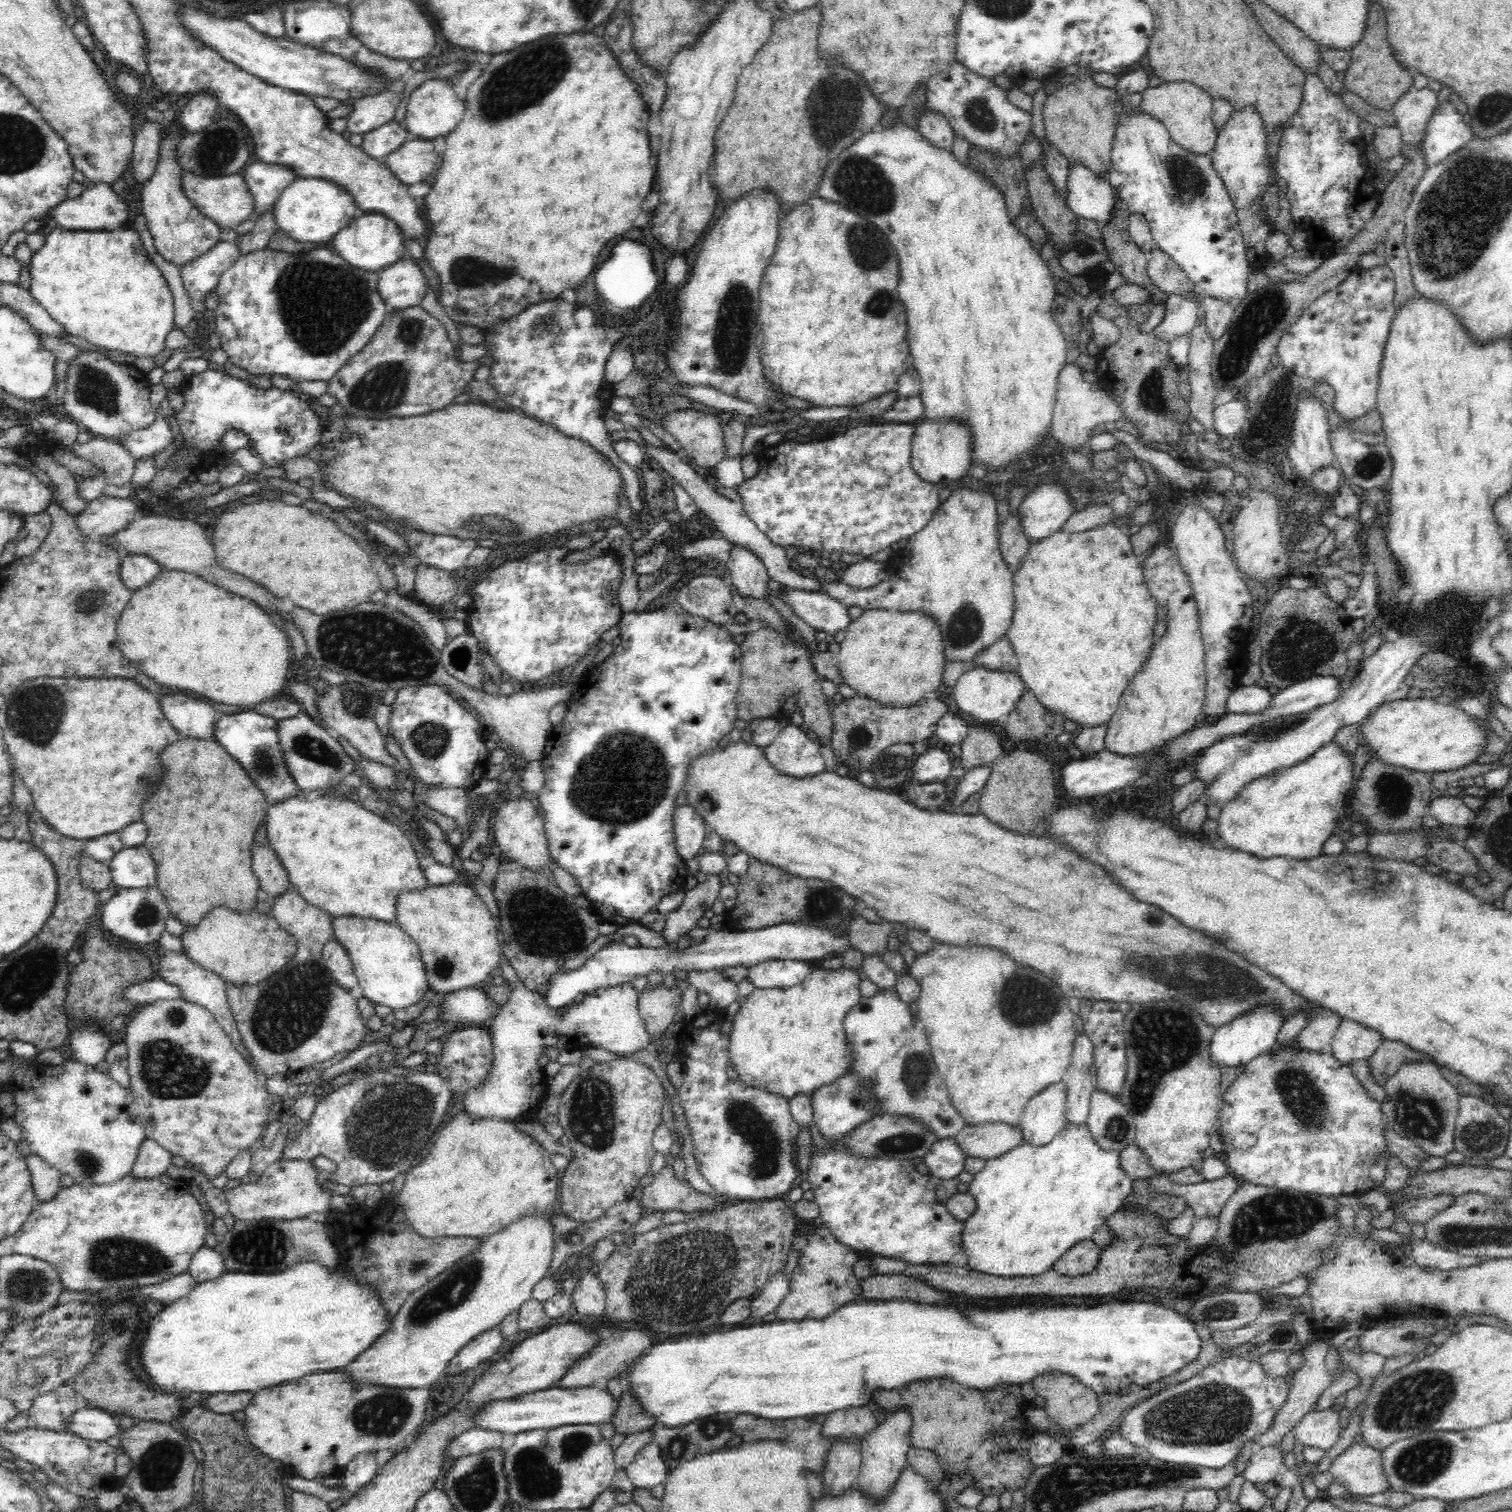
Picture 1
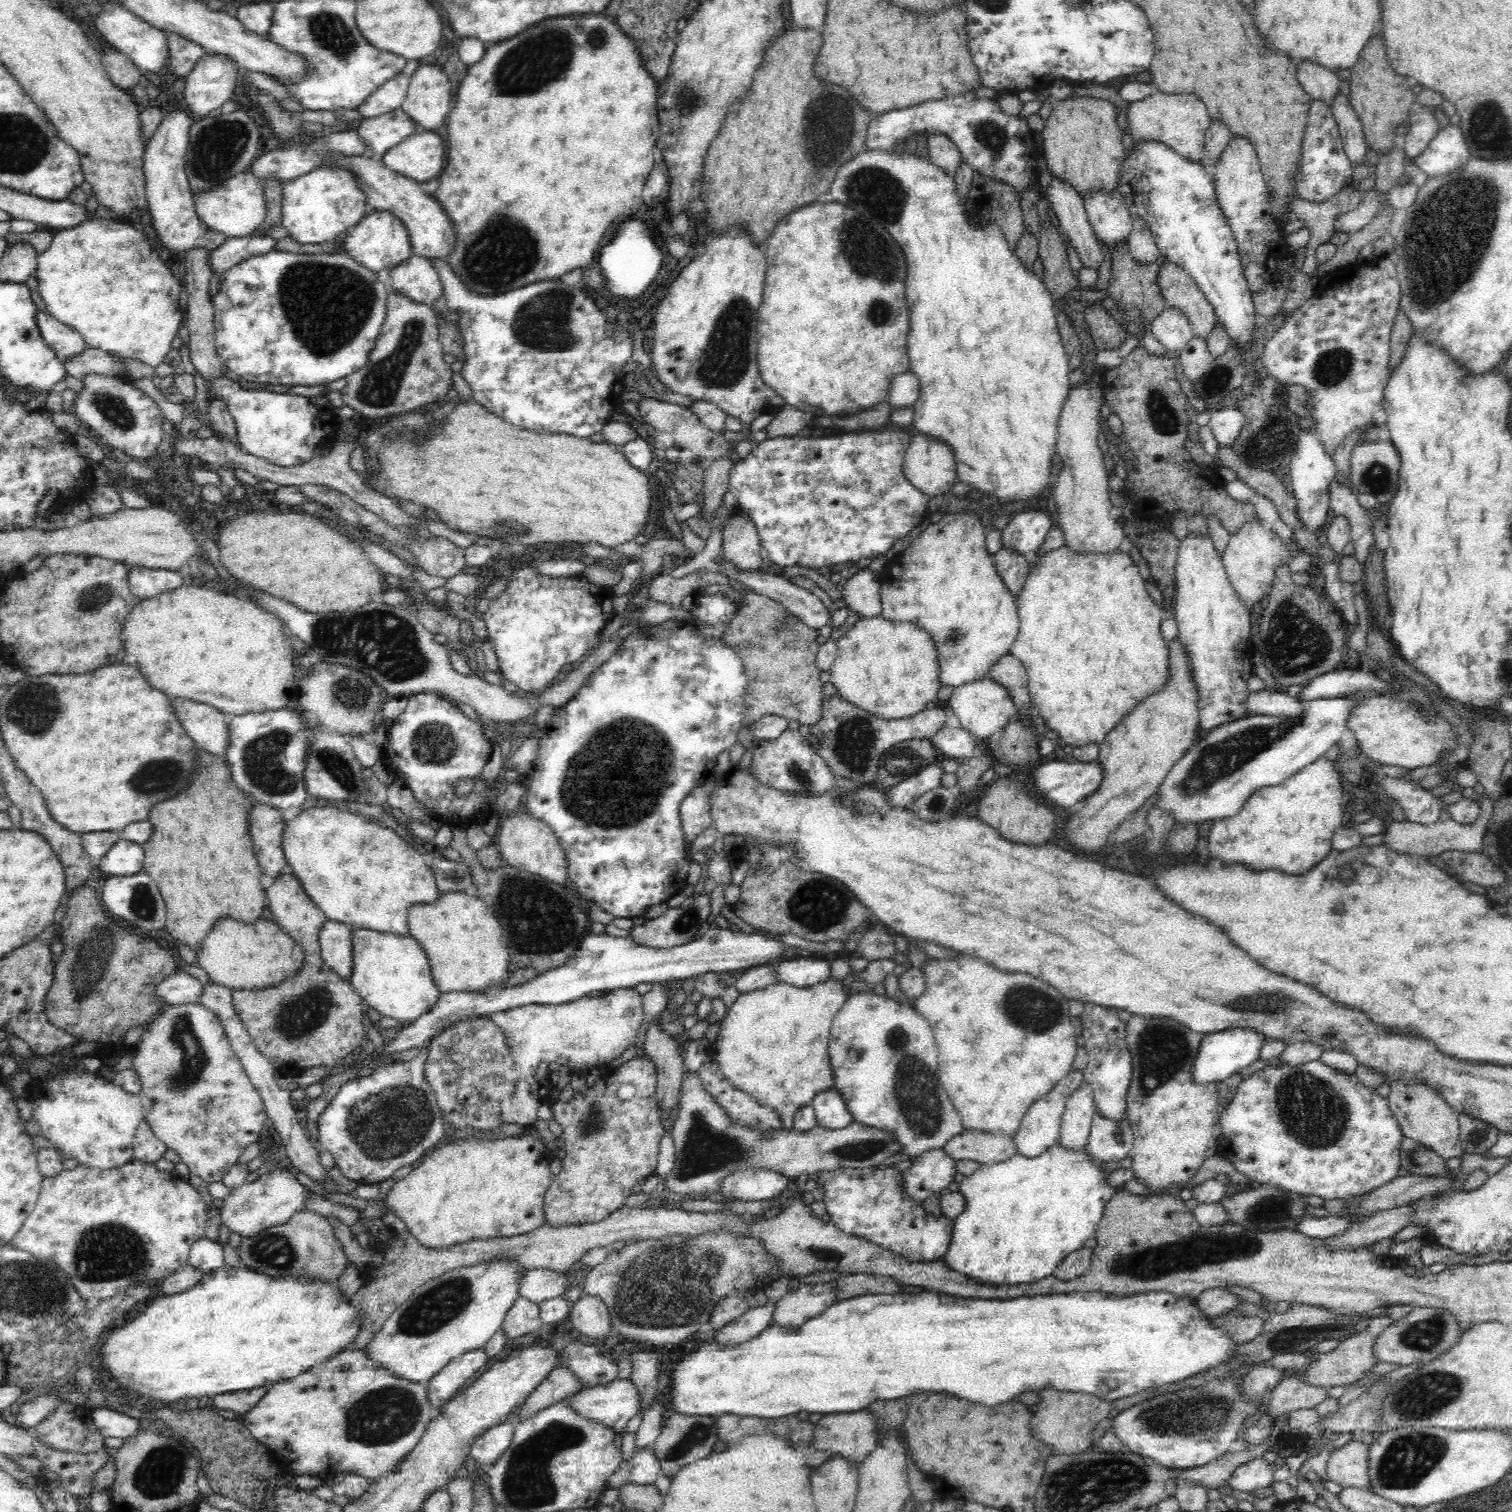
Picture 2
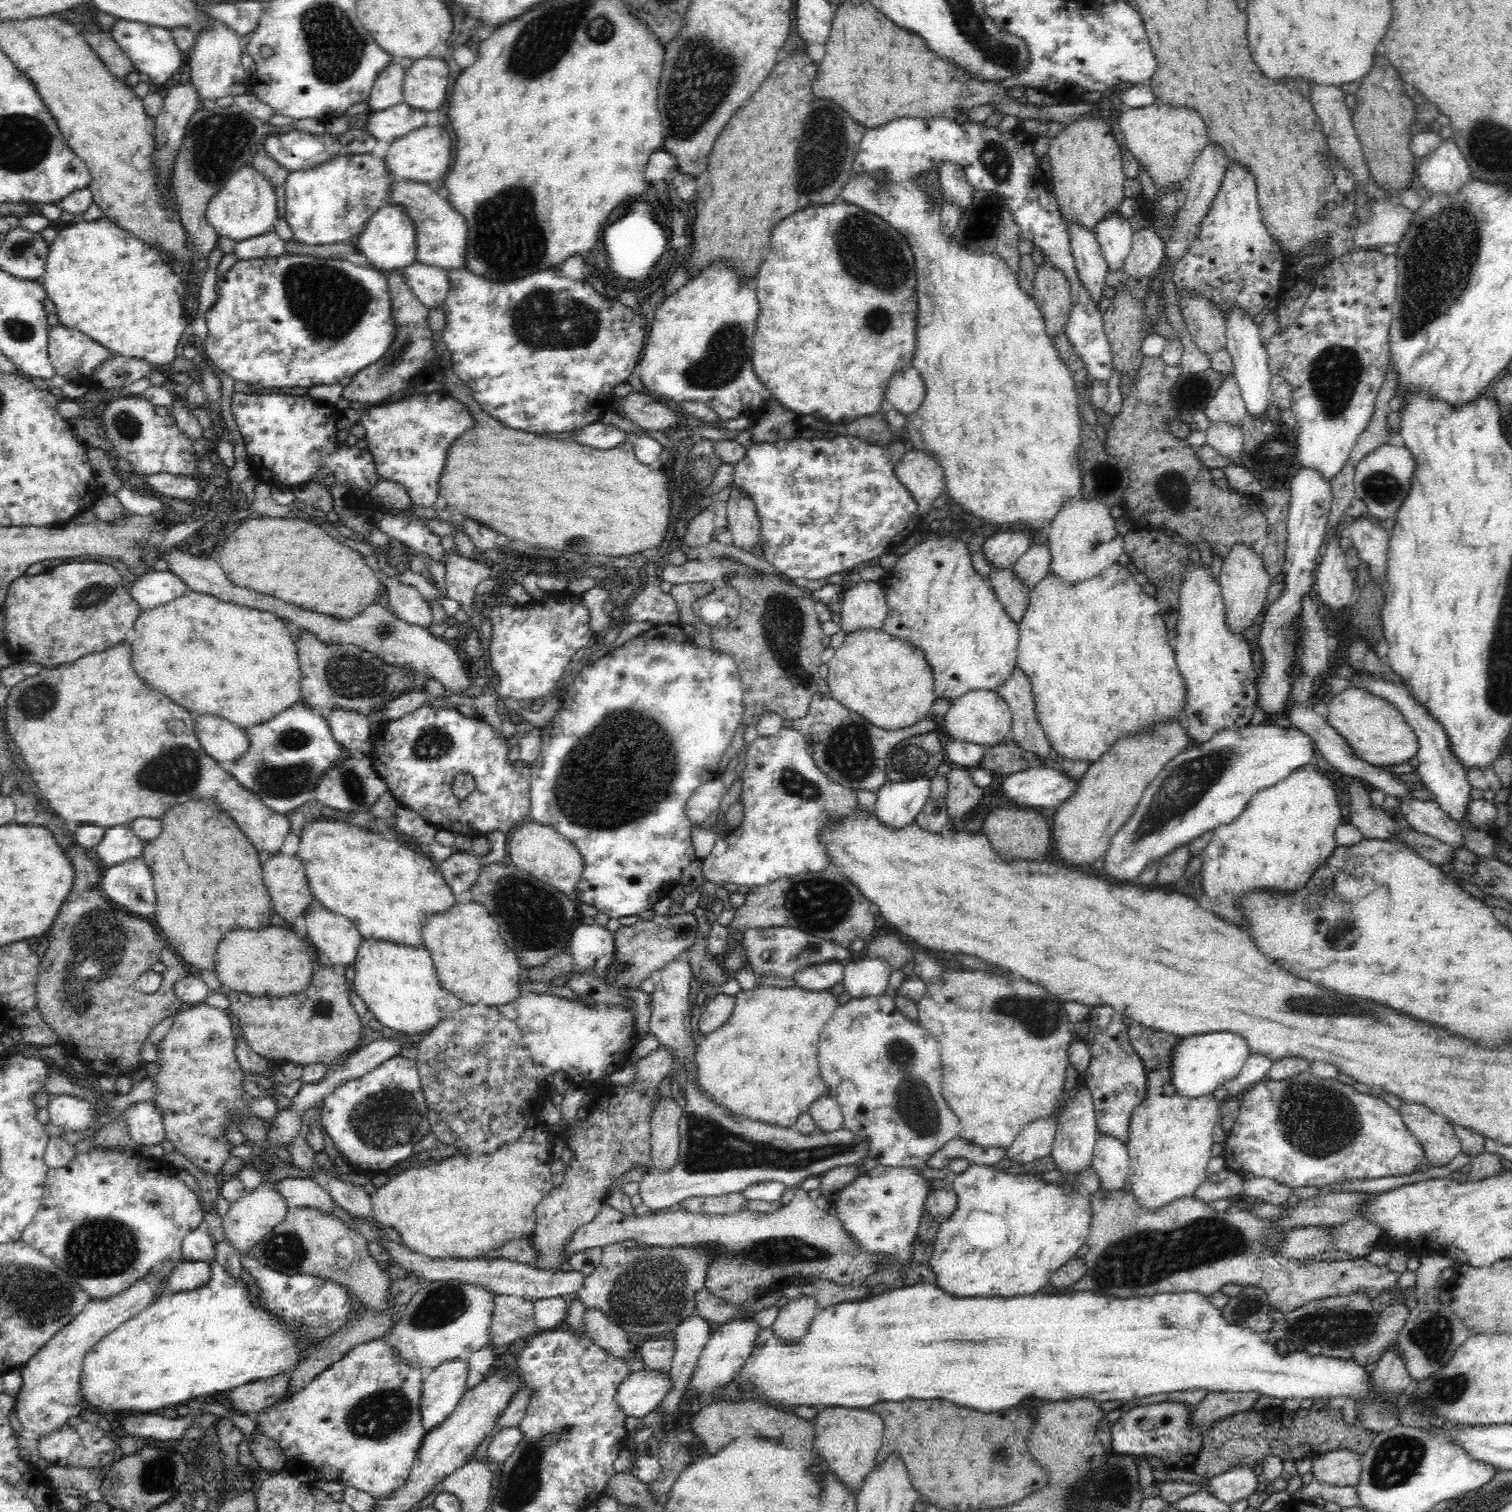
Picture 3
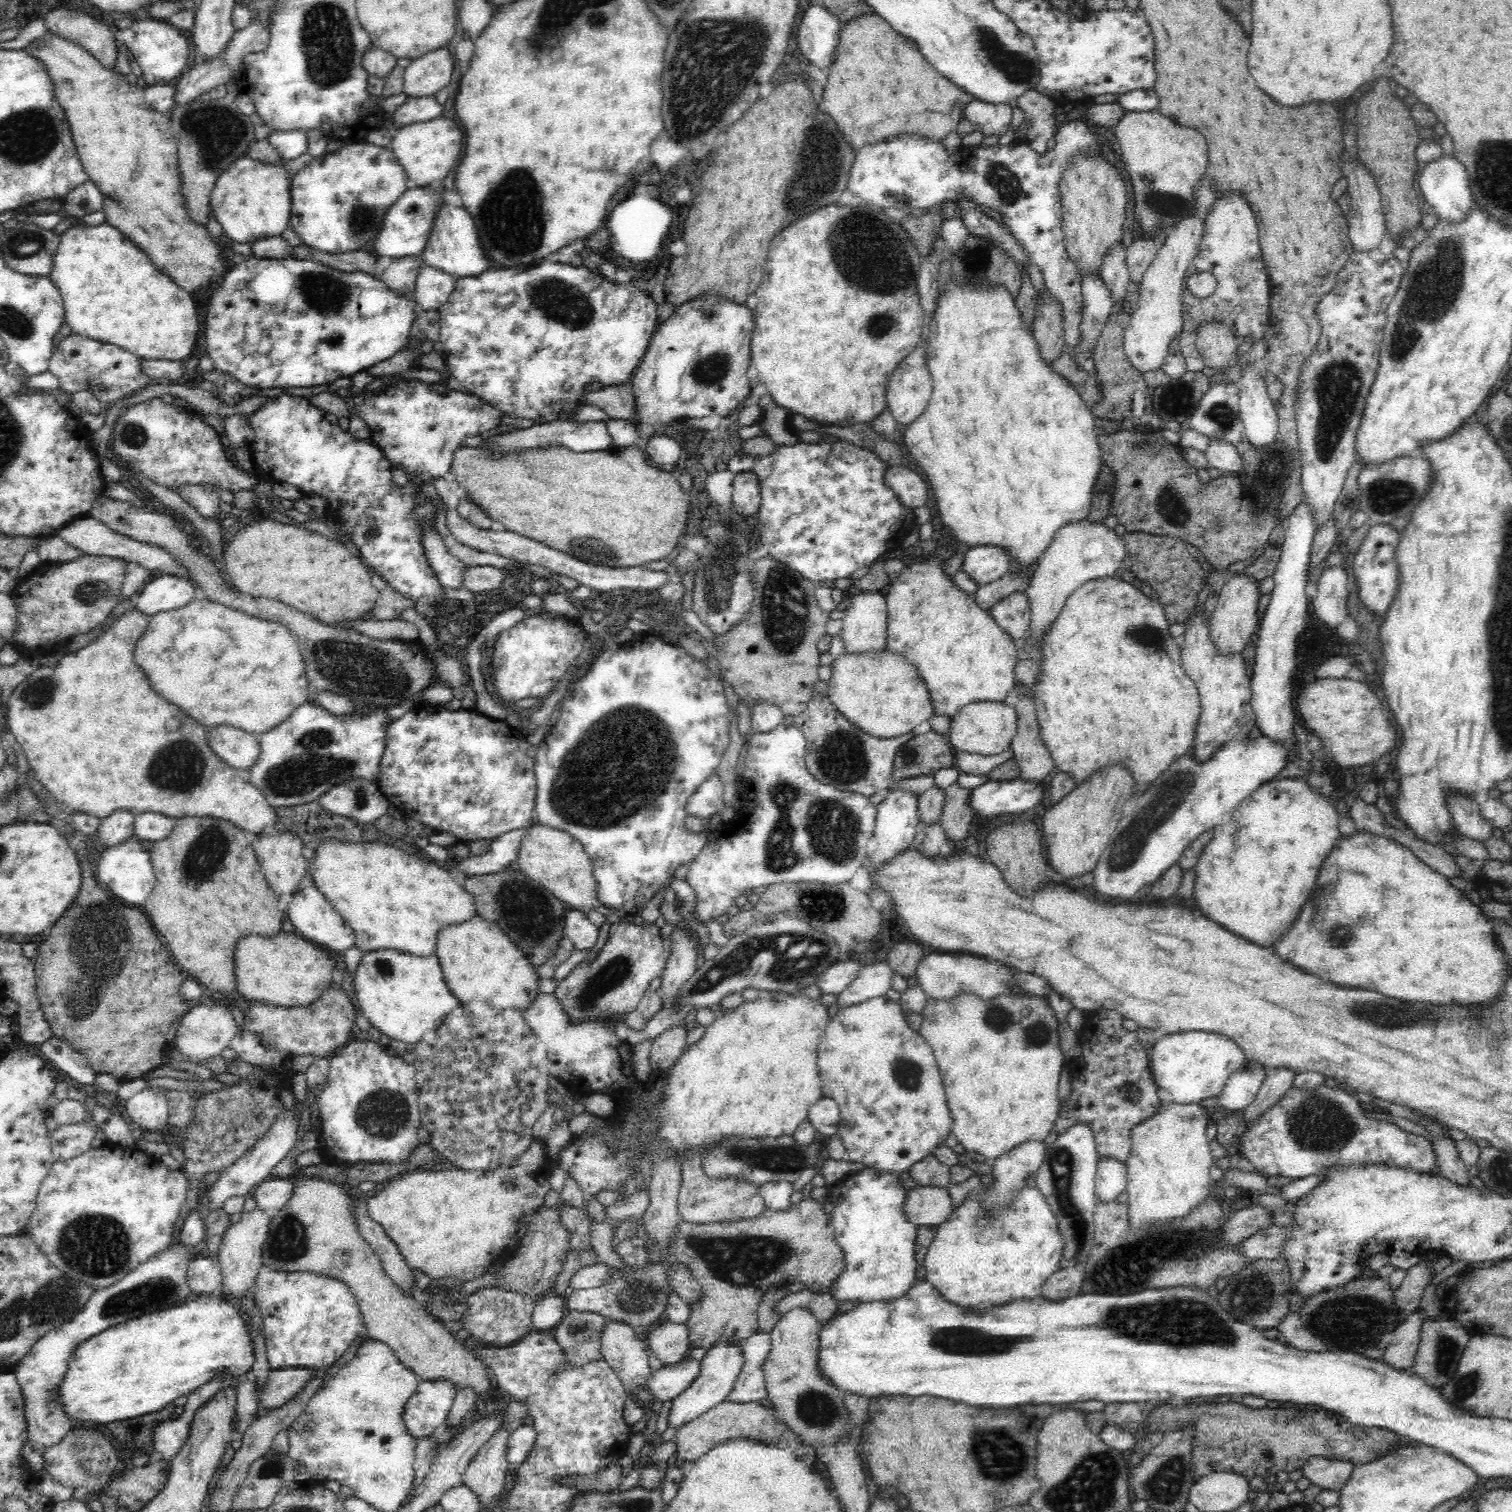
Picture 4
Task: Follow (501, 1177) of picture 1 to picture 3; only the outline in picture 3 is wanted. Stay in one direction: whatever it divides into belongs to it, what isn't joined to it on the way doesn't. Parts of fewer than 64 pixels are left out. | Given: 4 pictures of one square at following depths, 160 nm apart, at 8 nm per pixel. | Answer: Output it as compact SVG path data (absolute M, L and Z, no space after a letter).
M542 1128L526 1129L516 1142L503 1144L487 1155L447 1157L432 1166L413 1167L391 1177L371 1193L374 1218L394 1229L410 1251L435 1259L476 1259L516 1239L528 1239L535 1229L536 1205L552 1189L553 1144Z

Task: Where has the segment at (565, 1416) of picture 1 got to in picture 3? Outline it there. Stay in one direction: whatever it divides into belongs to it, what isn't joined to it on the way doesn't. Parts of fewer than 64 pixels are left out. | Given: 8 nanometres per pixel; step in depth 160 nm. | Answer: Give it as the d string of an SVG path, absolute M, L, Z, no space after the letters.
M643 1369L634 1371L625 1378L619 1386L615 1396L615 1401L621 1406L626 1416L636 1416L643 1418L656 1407L660 1406L665 1400L665 1396L673 1389L673 1380L669 1372L660 1372L659 1370Z

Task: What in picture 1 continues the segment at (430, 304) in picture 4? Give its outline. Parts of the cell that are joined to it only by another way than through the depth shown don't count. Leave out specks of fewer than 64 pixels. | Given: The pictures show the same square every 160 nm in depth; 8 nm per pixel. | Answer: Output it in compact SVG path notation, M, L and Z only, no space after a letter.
M402 258L379 272L378 290L388 313L421 304L429 288L414 258Z

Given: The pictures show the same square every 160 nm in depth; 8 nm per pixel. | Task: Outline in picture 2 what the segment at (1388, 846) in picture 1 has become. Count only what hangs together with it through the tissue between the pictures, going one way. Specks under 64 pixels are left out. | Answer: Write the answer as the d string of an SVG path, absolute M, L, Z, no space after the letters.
M1481 795L1477 797L1478 803L1482 808L1482 814L1478 817L1478 820L1469 825L1463 825L1455 820L1438 820L1434 824L1423 826L1410 821L1394 821L1385 830L1385 845L1392 849L1394 852L1400 854L1414 854L1420 855L1425 858L1430 855L1442 855L1446 851L1464 851L1471 853L1483 852L1483 839L1485 832L1488 828L1488 821L1490 820L1493 803L1488 797Z

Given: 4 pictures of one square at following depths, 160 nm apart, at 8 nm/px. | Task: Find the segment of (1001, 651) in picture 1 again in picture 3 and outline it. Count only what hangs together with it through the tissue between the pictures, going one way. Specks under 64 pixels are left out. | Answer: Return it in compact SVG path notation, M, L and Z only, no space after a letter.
M1016 666L996 692L1012 713L1009 739L1023 751L1033 752L1039 762L1048 760L1053 748L1038 722L1031 683L1024 671Z

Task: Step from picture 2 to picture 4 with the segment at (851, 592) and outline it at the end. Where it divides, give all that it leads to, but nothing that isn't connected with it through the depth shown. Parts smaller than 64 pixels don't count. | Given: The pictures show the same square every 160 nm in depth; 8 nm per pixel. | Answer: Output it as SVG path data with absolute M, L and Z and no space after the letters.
M862 592L854 596L843 619L839 635L844 641L844 653L859 655L887 648L887 606L882 594Z

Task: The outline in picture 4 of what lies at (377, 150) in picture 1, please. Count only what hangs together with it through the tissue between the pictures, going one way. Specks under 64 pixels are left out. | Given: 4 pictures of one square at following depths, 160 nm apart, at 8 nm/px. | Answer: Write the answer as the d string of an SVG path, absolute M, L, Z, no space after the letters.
M434 95L419 98L407 97L407 100L393 114L393 118L394 122L406 127L410 123L438 118L442 114L442 110L444 110L444 106L439 104Z

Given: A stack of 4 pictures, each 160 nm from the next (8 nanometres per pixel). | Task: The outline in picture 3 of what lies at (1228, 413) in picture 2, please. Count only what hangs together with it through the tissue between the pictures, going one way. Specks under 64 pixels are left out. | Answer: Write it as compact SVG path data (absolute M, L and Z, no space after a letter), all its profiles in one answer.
M1226 423L1209 426L1205 444L1211 446L1224 458L1226 464L1237 464L1242 456L1242 431L1238 427Z

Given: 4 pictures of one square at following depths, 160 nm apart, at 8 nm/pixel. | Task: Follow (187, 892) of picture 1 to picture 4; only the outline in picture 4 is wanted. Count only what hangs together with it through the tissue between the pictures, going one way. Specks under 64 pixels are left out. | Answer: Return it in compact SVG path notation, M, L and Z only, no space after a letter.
M181 816L176 819L176 826L168 835L168 838L160 839L155 842L154 846L149 850L154 878L156 879L152 892L144 900L141 906L144 914L152 921L153 929L156 930L161 937L165 938L165 944L168 945L174 963L180 969L184 968L194 981L203 984L206 990L219 992L226 996L236 996L237 978L234 972L234 962L232 962L232 954L236 950L236 942L240 938L246 938L248 934L266 934L266 936L277 935L283 932L283 918L276 906L278 906L277 894L271 889L268 881L265 879L265 874L262 872L260 863L256 860L255 849L252 842L255 840L254 835L247 835L244 831L239 830L235 825L232 825L227 820L214 817L204 816Z

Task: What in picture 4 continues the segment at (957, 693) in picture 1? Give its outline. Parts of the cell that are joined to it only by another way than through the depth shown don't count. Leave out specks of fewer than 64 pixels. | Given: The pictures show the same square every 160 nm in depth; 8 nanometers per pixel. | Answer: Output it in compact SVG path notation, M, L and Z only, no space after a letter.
M1005 702L968 703L951 718L948 741L956 752L995 755L1011 748L1017 733L1017 712Z

